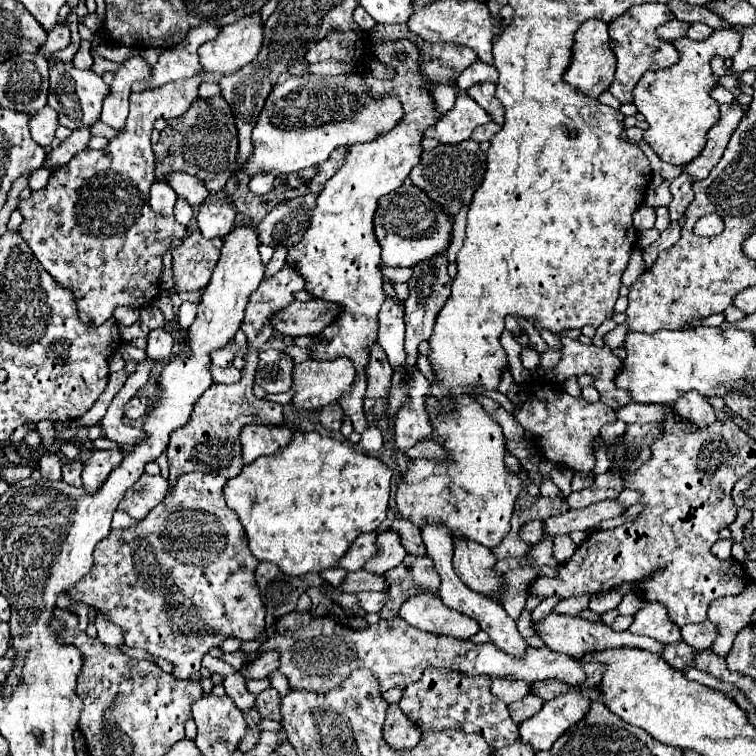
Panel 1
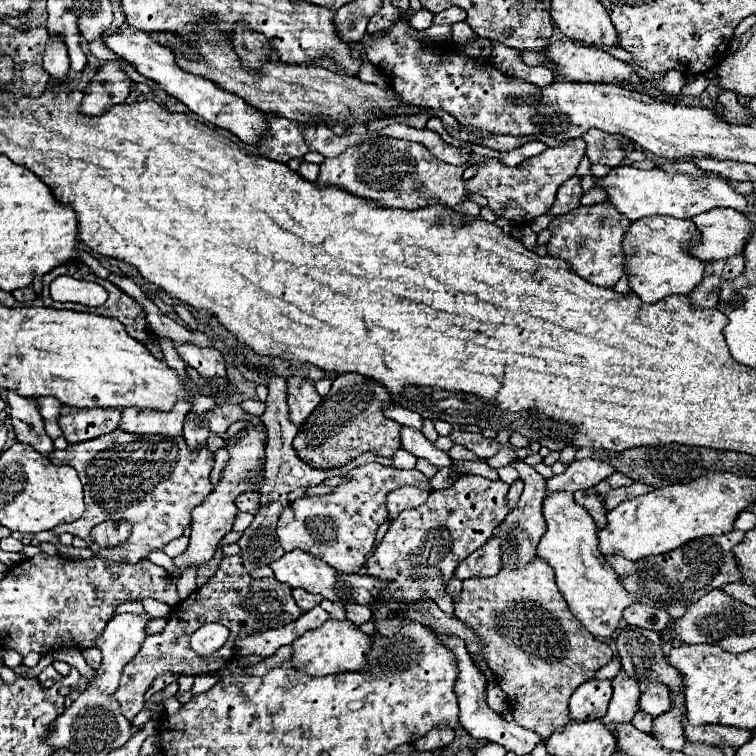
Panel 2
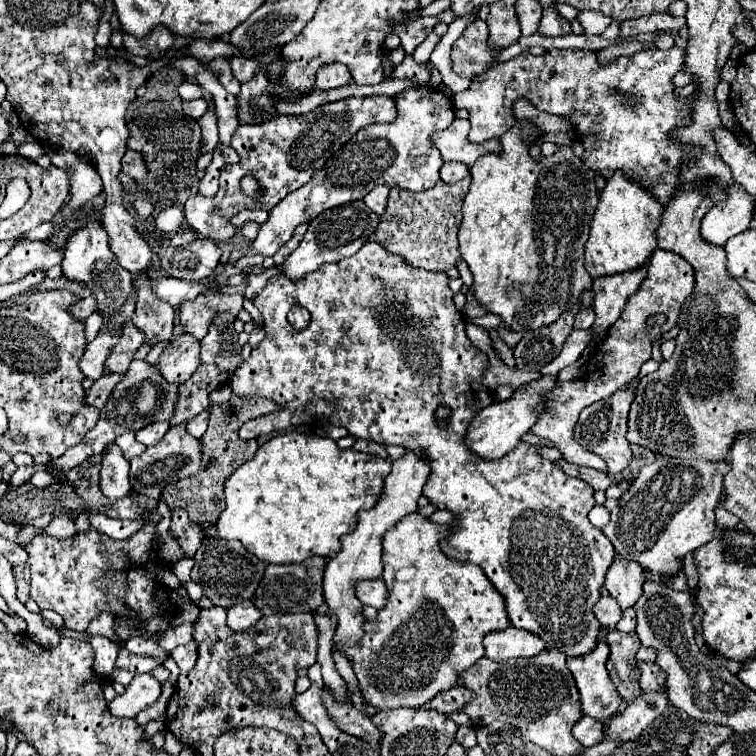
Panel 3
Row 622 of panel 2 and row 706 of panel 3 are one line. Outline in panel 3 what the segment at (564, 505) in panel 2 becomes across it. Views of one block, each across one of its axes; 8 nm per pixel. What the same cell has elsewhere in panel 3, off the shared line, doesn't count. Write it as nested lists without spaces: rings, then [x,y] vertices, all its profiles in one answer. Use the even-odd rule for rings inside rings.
[[[602,626],[596,648],[592,652],[566,660],[574,676],[574,682],[580,690],[582,712],[600,722],[610,718],[622,702],[620,694],[616,694],[616,688],[608,678],[608,670],[606,670],[608,654],[610,648],[606,642],[606,628]]]

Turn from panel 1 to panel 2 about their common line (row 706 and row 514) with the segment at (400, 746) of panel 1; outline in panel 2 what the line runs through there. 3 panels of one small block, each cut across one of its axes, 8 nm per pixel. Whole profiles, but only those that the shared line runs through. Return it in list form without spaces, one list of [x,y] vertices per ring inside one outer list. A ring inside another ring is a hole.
[[[404,486],[388,494],[388,518],[396,518],[402,510],[422,506],[428,498],[426,490],[420,490],[416,486]]]

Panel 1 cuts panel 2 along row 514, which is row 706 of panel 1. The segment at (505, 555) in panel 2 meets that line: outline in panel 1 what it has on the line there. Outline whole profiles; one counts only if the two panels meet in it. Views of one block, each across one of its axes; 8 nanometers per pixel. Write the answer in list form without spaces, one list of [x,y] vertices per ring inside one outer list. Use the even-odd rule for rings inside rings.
[[[528,694],[526,698],[522,698],[522,700],[518,700],[518,702],[512,702],[512,704],[508,706],[508,710],[510,710],[512,720],[514,720],[516,724],[522,724],[524,720],[528,720],[528,718],[532,718],[536,712],[540,712],[542,706],[544,706],[544,700],[542,700],[542,698],[534,696],[534,694]]]

